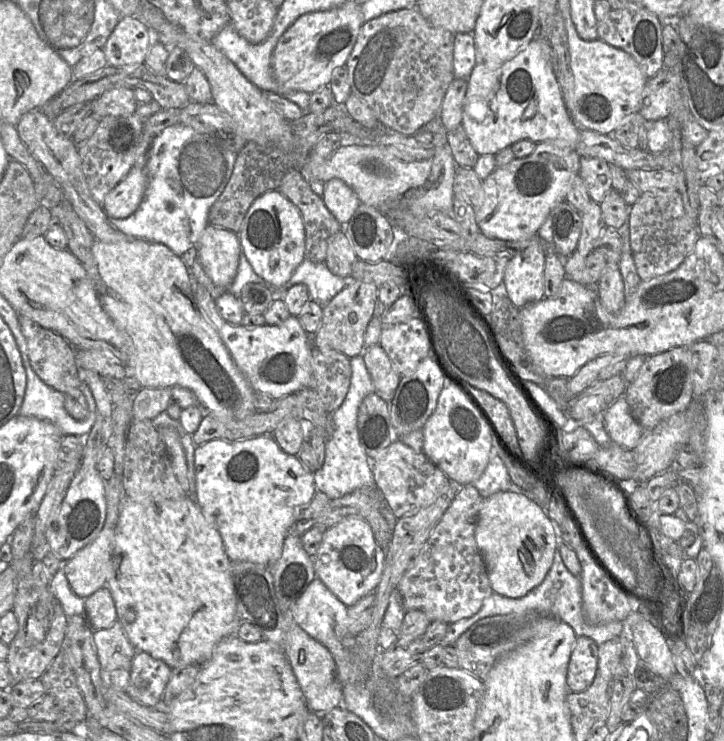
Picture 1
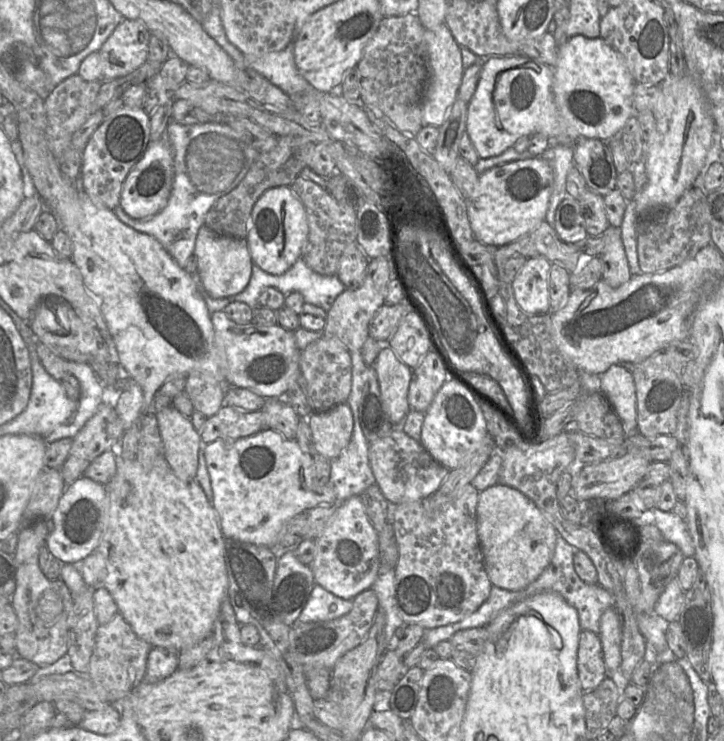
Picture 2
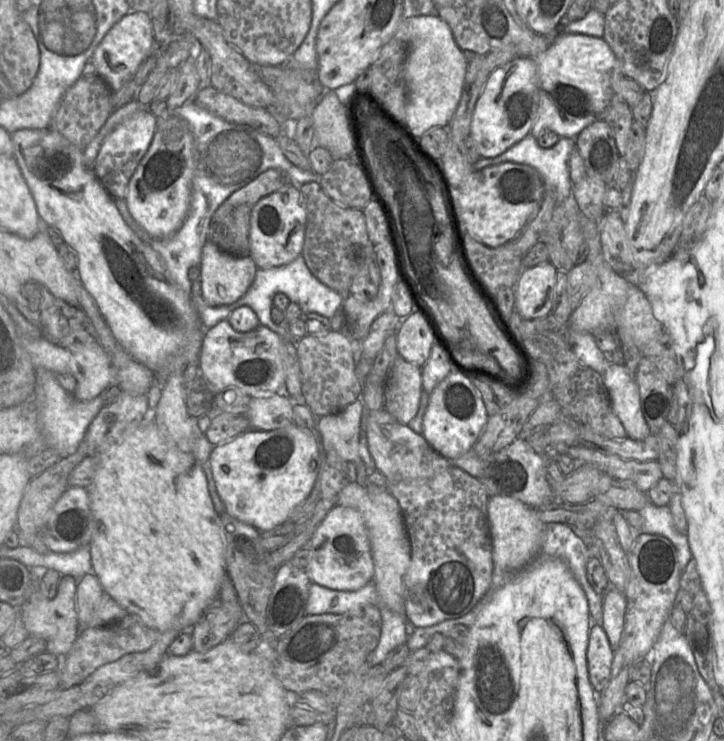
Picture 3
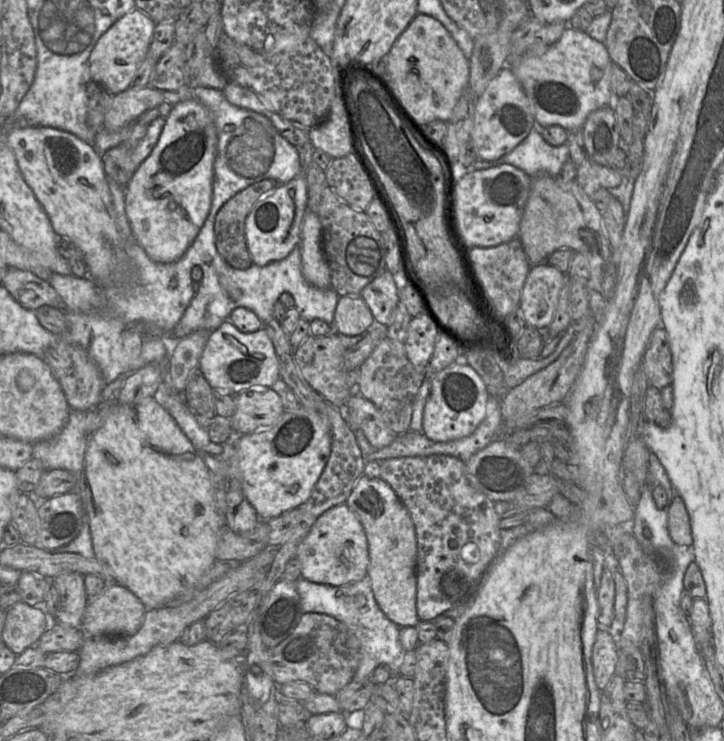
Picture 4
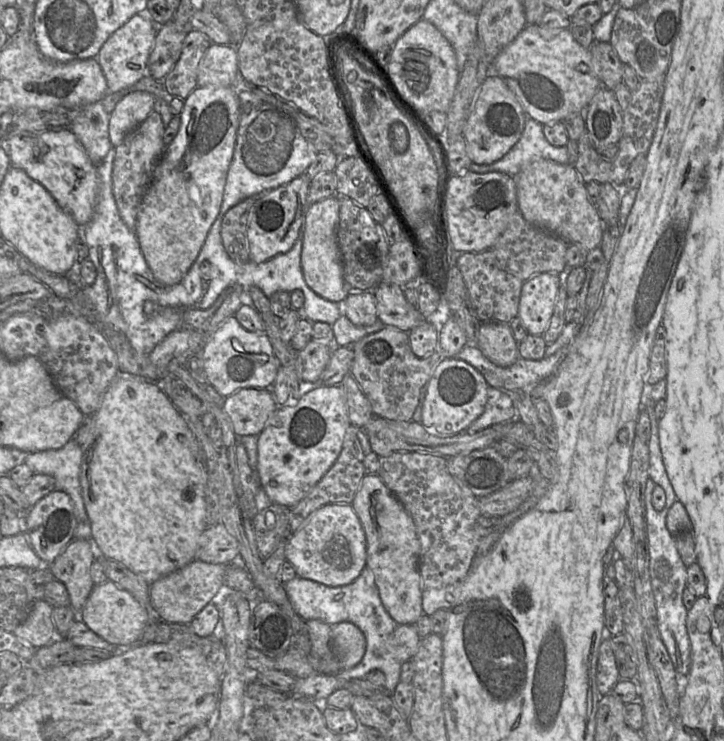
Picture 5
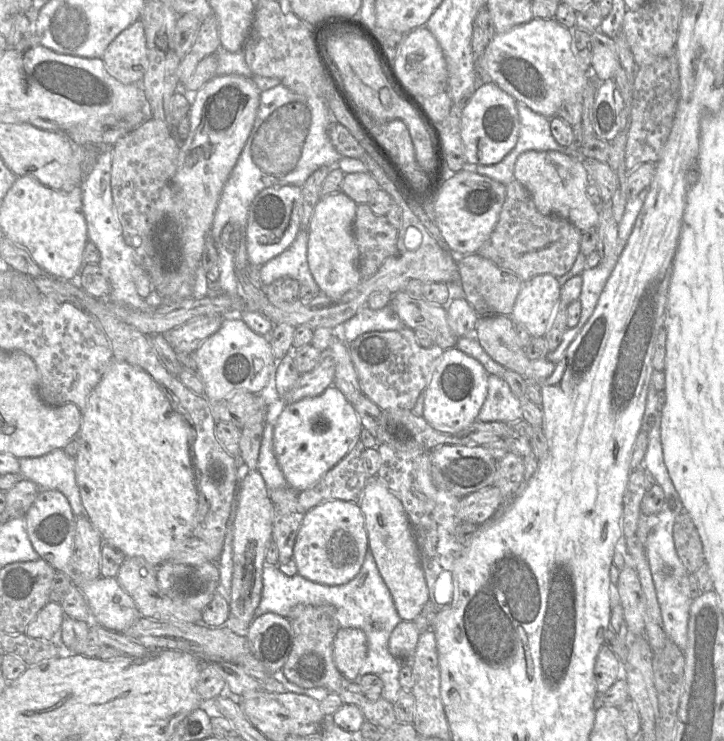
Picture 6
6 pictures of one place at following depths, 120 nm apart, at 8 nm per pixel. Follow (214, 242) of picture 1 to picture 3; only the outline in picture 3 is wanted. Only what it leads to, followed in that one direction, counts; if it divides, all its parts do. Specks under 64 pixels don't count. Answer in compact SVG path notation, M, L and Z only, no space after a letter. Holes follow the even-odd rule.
M208 240L202 248L200 276L204 300L211 306L229 305L240 299L254 281L257 266L250 255L238 257L220 250Z

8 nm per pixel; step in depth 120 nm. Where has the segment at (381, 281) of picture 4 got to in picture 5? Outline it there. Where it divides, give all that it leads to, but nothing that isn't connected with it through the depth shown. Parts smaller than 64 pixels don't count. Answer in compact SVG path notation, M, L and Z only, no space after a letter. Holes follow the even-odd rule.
M380 282L372 291L376 299L378 319L385 326L410 332L426 320L419 309L406 300L403 287Z

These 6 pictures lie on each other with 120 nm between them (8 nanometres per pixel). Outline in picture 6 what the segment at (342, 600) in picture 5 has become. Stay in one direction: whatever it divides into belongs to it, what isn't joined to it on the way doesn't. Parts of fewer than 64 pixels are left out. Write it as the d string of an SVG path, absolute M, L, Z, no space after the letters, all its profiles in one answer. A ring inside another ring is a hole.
M369 549L359 573L342 585L322 585L310 581L298 573L294 576L286 576L278 566L266 562L263 568L262 582L263 588L260 602L254 612L255 617L265 613L275 613L287 618L290 611L298 604L332 605L336 609L336 618L340 627L361 629L367 637L368 650L365 662L360 668L359 677L376 674L383 682L381 697L394 705L402 689L399 682L401 662L390 654L388 640L394 628L402 620Z

